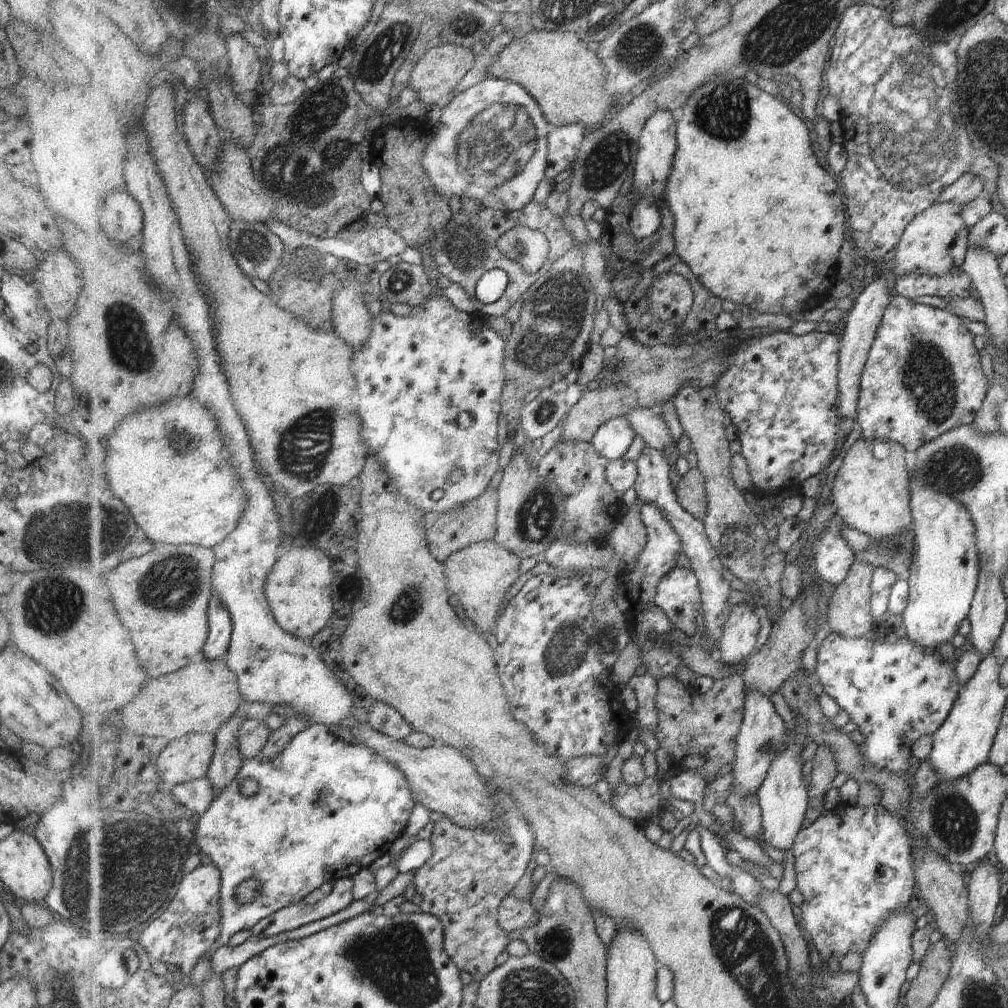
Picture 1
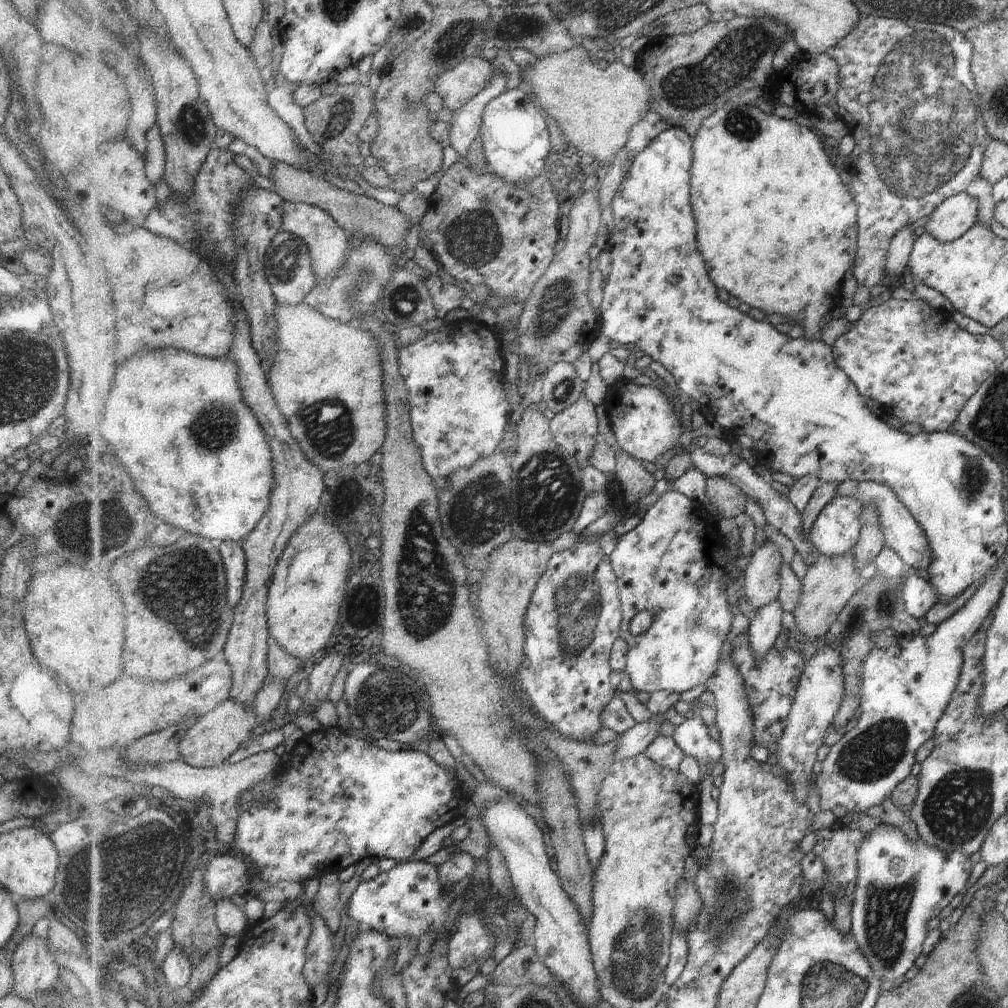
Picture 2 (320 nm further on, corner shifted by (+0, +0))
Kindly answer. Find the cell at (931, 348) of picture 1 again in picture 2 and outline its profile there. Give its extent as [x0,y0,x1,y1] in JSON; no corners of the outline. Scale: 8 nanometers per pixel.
[832,298,1006,433]

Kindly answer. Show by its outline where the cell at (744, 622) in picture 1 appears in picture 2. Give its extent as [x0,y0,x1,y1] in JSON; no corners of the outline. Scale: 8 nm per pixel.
[742,539,781,611]

